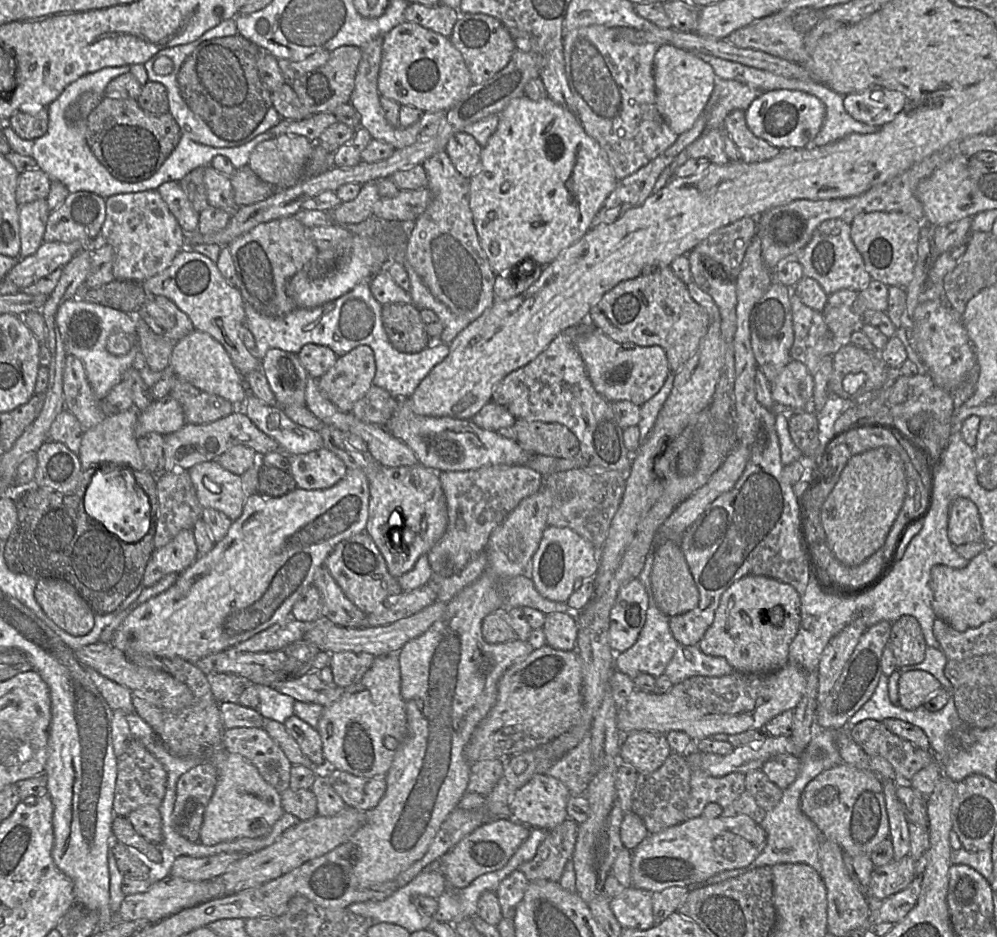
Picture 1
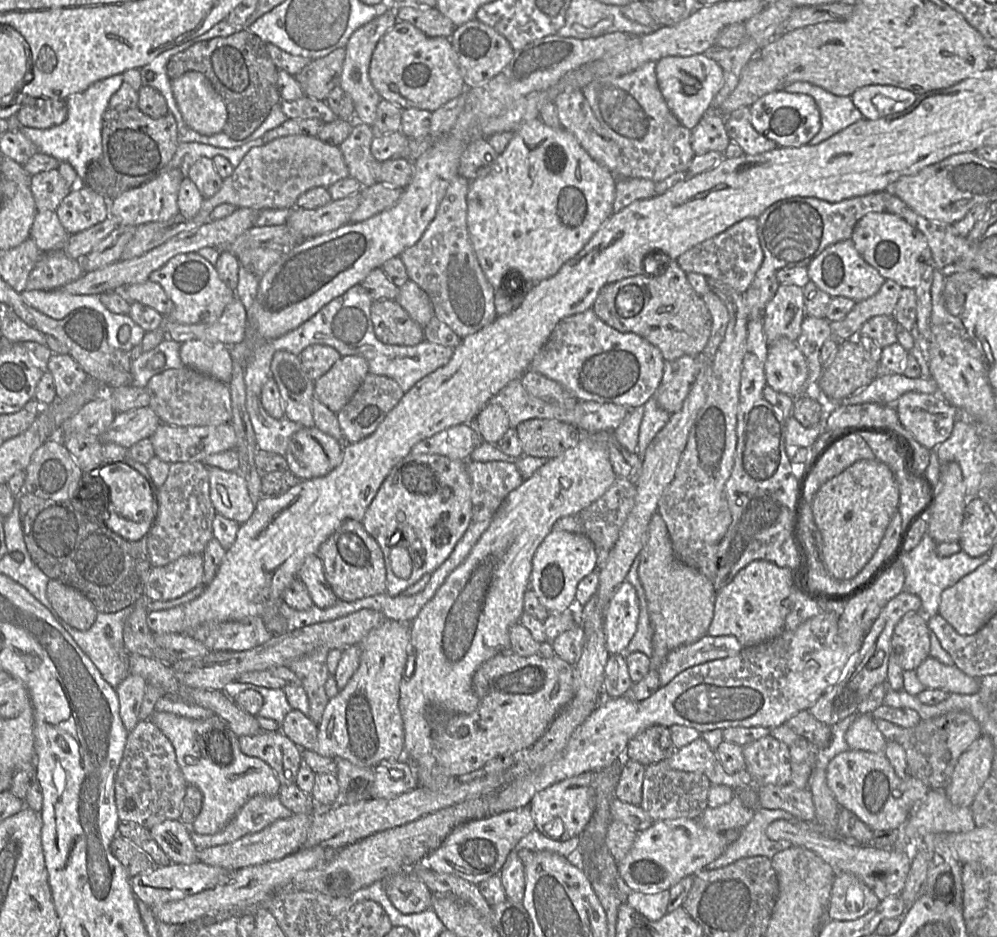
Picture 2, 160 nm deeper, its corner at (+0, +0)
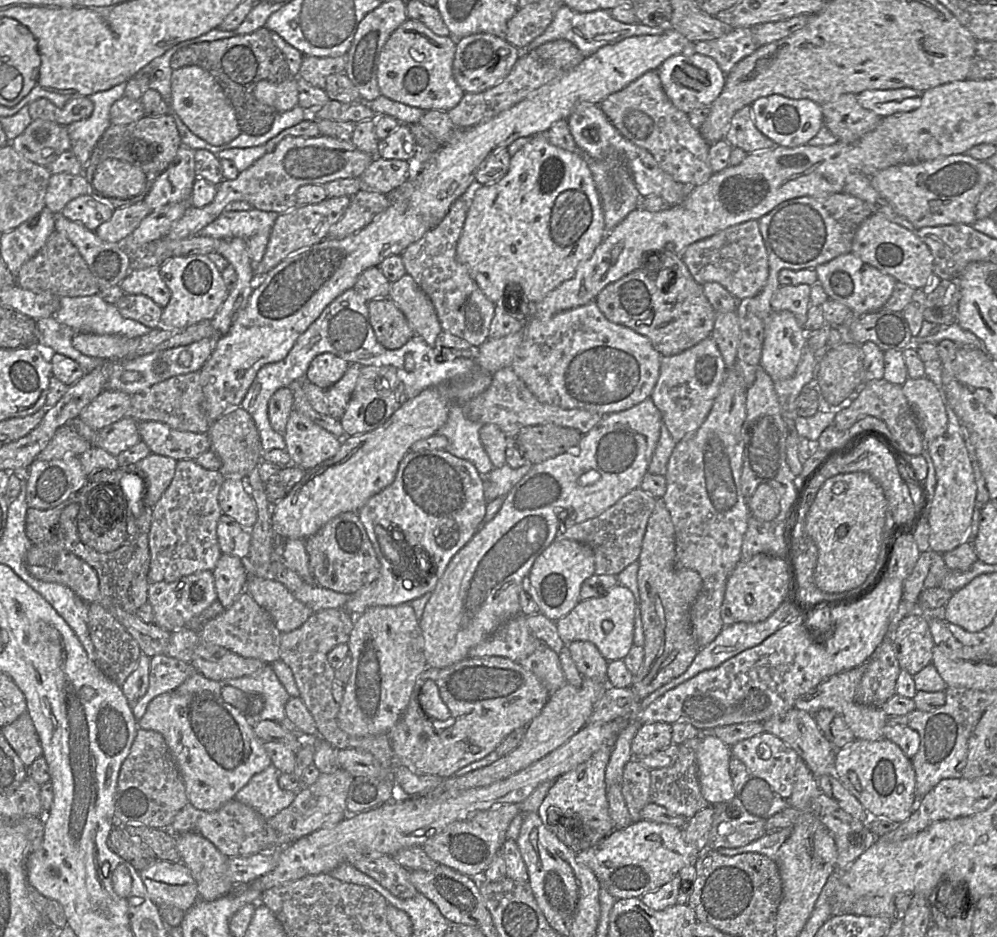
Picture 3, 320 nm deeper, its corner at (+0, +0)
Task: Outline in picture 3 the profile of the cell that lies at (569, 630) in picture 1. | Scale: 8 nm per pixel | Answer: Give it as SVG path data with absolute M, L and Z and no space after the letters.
M589 641L567 643L566 649L584 678L606 682L608 662L599 649Z

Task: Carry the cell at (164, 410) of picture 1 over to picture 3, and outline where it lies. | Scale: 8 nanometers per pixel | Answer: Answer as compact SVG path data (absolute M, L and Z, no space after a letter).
M127 415L98 430L95 446L116 457L116 455L131 448L140 440L138 421Z

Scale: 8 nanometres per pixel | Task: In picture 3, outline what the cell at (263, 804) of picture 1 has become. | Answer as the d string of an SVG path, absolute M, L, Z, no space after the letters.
M171 691L150 701L143 717L138 721L138 727L159 732L164 737L185 784L188 802L196 809L215 811L233 799L252 776L272 765L263 742L256 737L253 731L252 720L254 719L249 718L246 713L227 703L223 699L221 691L220 696L210 691L185 695L178 695Z

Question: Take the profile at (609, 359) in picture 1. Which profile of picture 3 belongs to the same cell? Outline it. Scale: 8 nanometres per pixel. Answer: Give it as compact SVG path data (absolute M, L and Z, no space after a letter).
M593 301L584 306L556 313L550 318L530 317L523 329L523 340L515 353L511 368L540 402L561 408L584 409L604 416L627 410L651 396L659 377L661 357L646 336L636 333L628 327L609 321L599 310L595 301Z

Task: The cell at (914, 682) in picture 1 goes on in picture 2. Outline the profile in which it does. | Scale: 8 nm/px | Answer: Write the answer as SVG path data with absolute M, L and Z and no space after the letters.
M928 656L915 670L925 689L940 689L948 694L976 694L980 689L979 679L970 677L955 665L948 666Z

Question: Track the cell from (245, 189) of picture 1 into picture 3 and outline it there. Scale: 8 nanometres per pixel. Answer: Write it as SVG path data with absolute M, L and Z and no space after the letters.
M318 135L315 137L285 137L272 152L267 152L236 179L224 179L217 186L214 200L202 207L190 207L172 226L165 238L178 240L199 235L200 231L218 218L231 202L245 201L254 209L284 213L297 205L296 191L304 185L323 185L346 178L362 176L376 156L360 151L351 140L339 140Z

